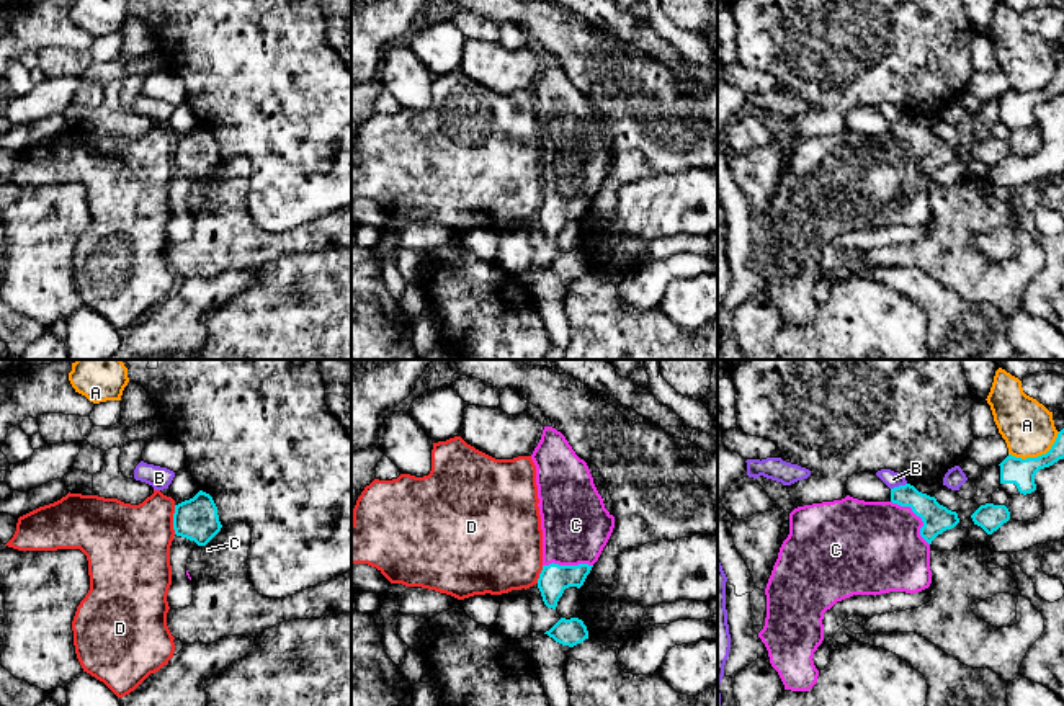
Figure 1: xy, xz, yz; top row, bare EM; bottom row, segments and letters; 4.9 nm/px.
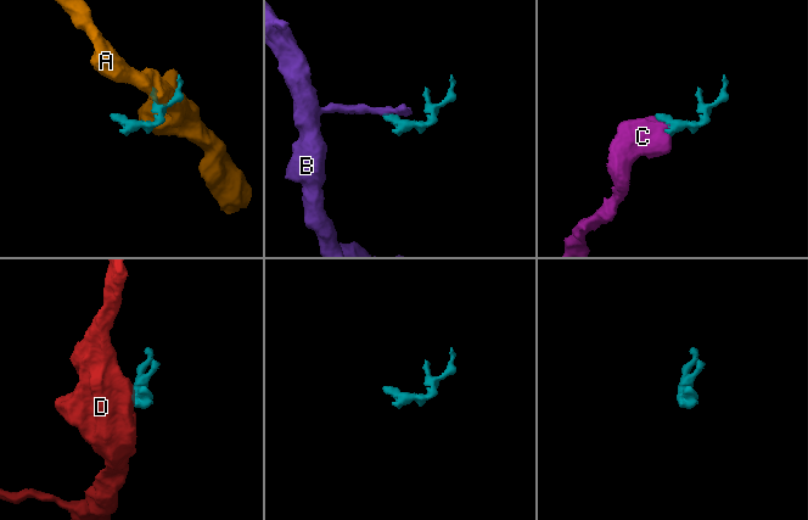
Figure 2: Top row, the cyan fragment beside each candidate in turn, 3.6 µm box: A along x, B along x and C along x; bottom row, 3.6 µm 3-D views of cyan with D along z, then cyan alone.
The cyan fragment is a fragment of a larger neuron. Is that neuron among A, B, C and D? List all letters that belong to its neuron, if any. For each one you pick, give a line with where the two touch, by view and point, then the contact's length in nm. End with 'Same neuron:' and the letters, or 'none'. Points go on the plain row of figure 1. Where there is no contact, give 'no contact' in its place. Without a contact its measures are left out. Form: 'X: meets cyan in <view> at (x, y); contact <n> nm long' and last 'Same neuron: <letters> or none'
C: meets cyan in yz at (919, 149); contact 300 nm long
Same neuron: C

